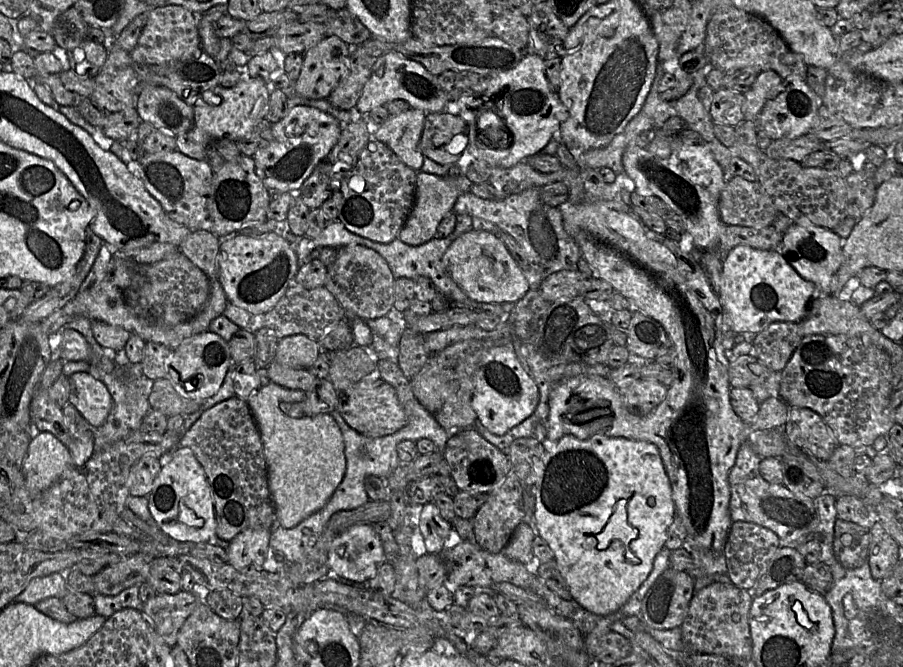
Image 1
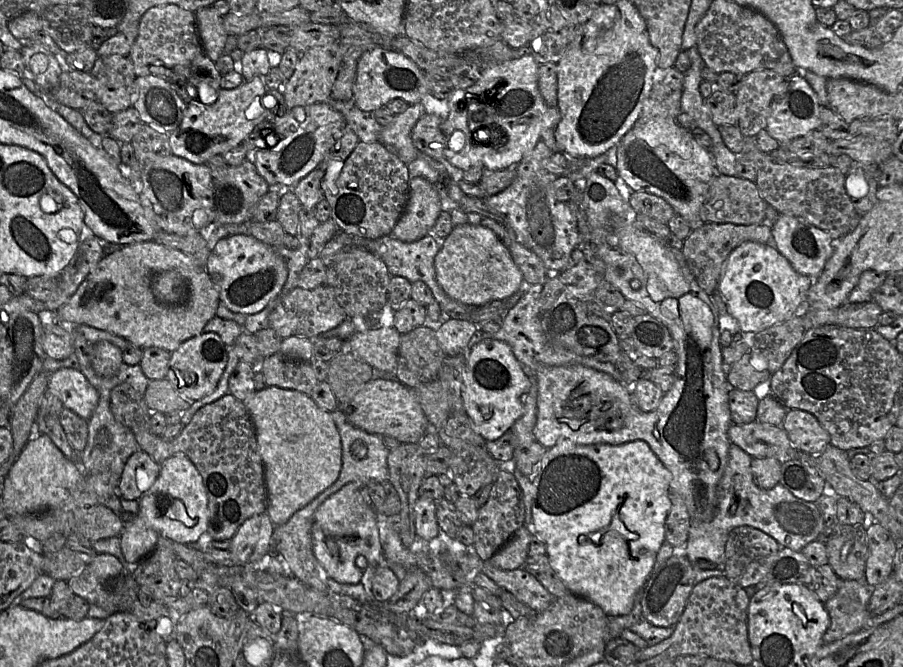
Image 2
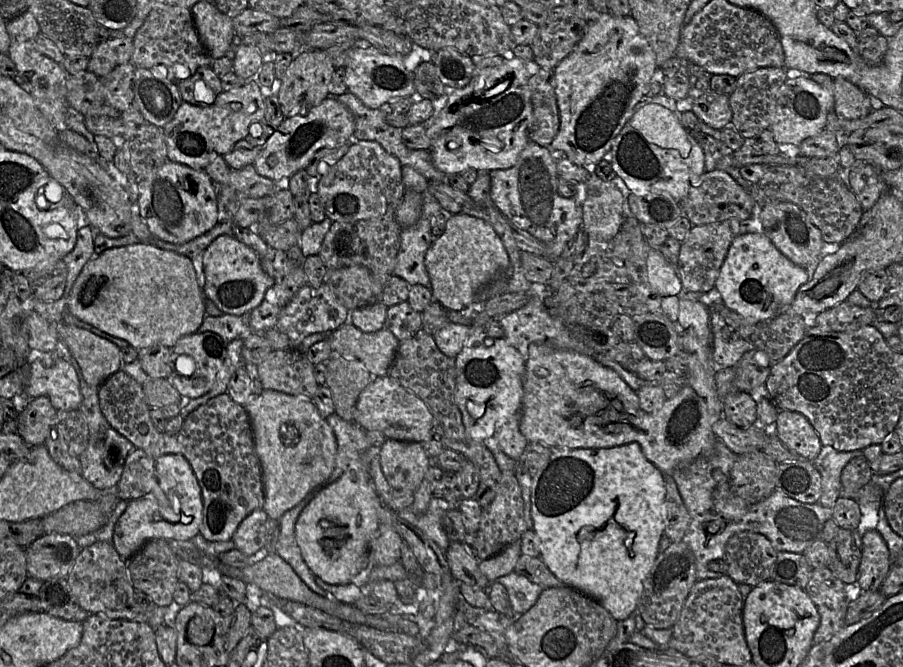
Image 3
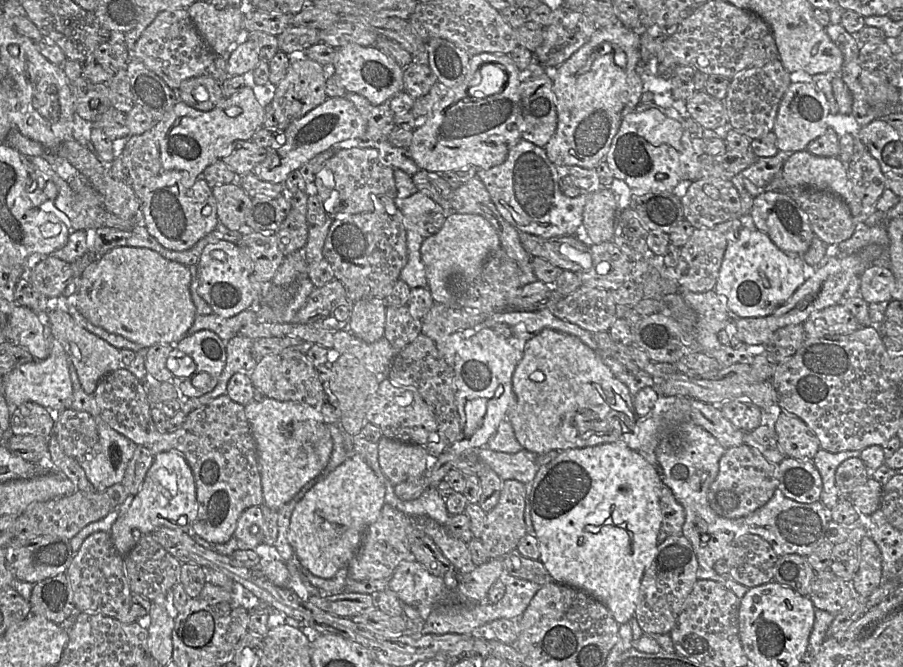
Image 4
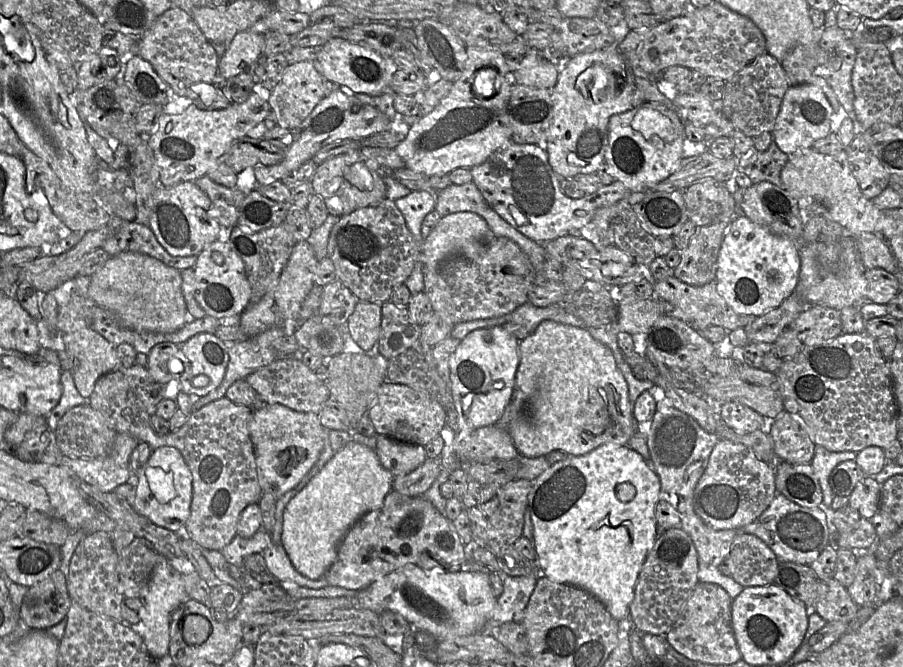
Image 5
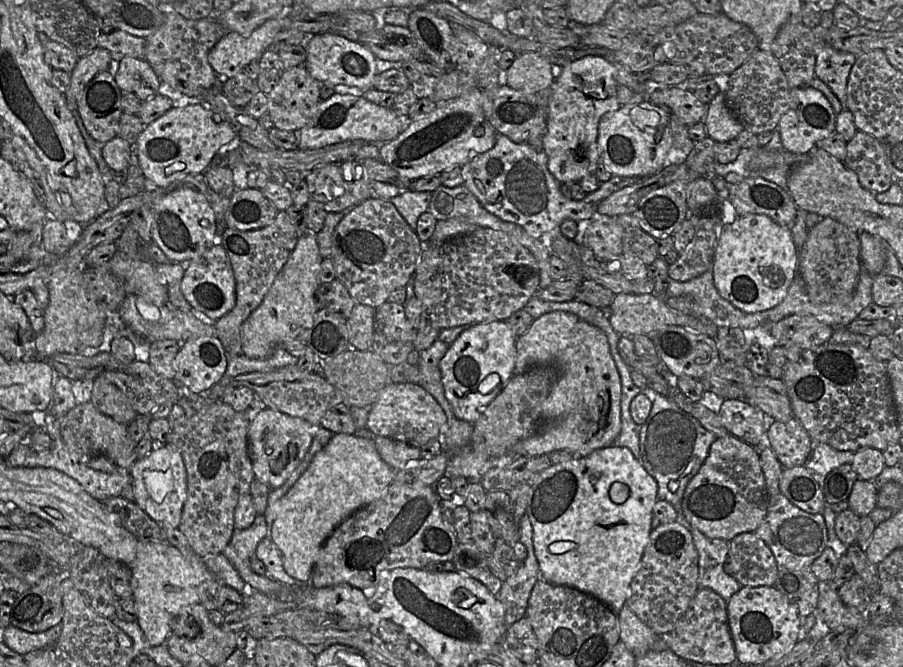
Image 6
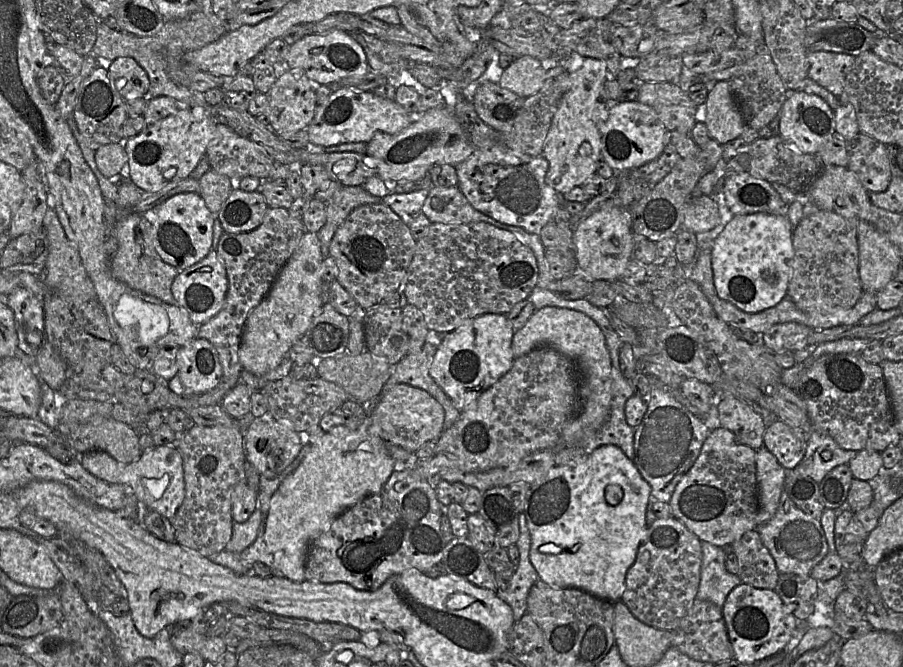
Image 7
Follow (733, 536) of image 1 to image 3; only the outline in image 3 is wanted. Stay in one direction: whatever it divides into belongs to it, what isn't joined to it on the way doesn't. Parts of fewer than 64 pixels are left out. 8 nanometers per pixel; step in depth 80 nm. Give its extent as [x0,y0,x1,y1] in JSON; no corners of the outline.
[724,531,778,587]

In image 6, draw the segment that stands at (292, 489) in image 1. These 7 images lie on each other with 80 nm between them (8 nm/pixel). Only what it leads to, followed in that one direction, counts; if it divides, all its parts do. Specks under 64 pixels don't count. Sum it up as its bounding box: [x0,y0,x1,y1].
[248,408,314,489]

